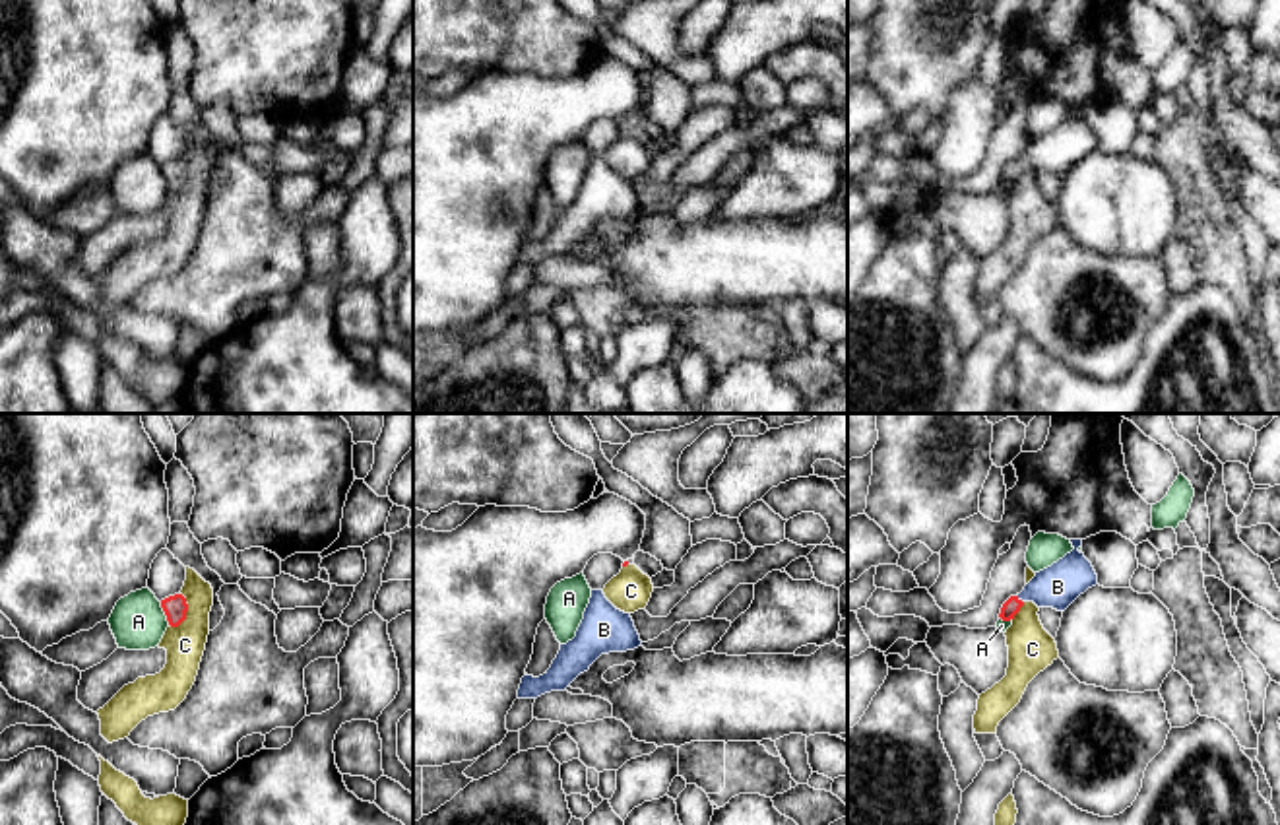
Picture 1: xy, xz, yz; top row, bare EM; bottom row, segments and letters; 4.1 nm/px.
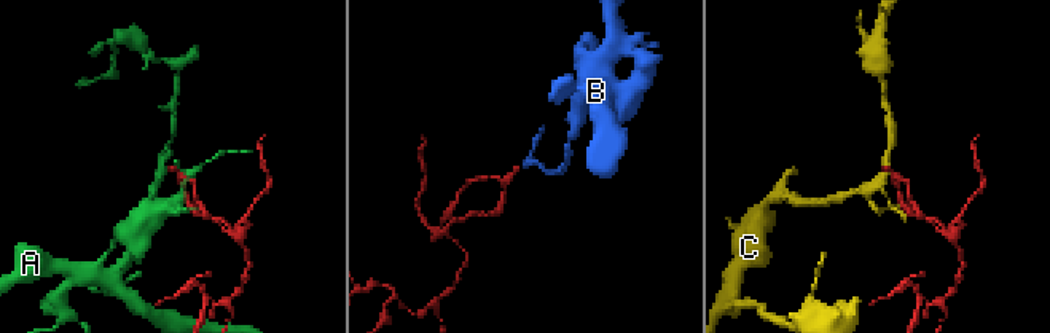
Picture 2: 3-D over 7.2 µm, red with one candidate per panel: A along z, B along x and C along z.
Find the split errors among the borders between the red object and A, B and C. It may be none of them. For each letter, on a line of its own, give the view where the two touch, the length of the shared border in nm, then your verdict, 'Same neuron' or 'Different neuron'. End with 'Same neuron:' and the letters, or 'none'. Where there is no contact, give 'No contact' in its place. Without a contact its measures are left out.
A: Touches red in xy. Shared border 100 nm. Different neuron
B: Touches red in yz. Shared border 50 nm. Same neuron
C: Touches red in xy. Shared border 160 nm. Different neuron
Same neuron: B

